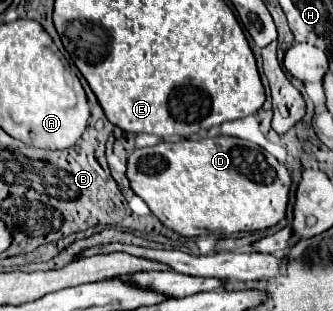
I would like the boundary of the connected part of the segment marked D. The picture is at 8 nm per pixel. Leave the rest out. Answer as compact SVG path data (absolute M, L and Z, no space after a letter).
M217 135L217 137L209 137L209 139L183 139L177 143L167 143L161 141L153 147L143 147L143 149L135 149L129 157L127 157L127 179L131 181L131 189L135 195L139 195L147 207L151 209L151 213L169 229L173 229L175 233L183 235L183 237L197 237L197 235L205 235L205 233L225 233L225 235L233 235L233 233L243 233L243 231L261 231L267 227L277 225L283 217L285 217L285 209L287 209L287 201L289 201L289 187L291 187L291 177L285 165L281 165L271 153L267 153L263 147L245 141L245 139L237 139L237 137L227 137L227 135Z

